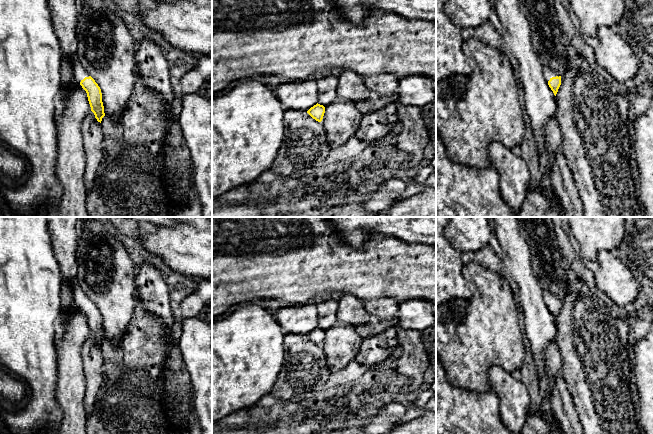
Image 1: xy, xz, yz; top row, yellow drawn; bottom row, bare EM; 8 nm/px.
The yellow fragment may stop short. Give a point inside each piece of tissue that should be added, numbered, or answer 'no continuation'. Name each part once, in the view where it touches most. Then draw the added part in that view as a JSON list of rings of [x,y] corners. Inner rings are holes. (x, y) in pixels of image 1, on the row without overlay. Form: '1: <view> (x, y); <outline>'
1: yz (548, 296); [[[549,290],[543,291],[544,302],[548,306],[552,301],[560,300],[558,297],[553,295]]]

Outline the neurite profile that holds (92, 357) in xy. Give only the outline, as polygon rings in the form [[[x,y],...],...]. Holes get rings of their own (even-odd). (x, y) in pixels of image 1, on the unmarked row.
[[[92,335],[83,344],[81,355],[86,380],[84,407],[89,415],[94,409],[97,393],[103,382],[103,355],[101,347],[97,345]]]

